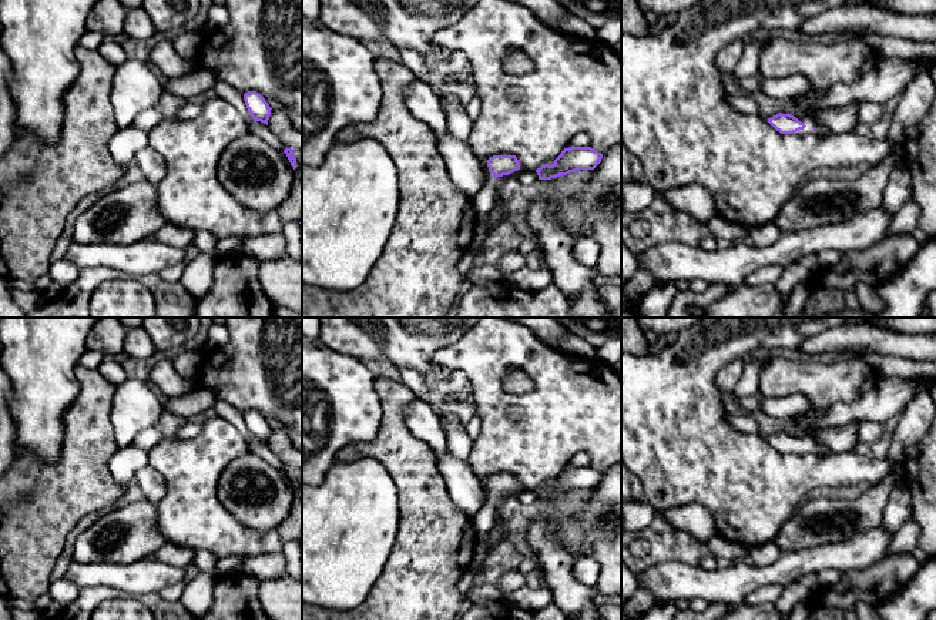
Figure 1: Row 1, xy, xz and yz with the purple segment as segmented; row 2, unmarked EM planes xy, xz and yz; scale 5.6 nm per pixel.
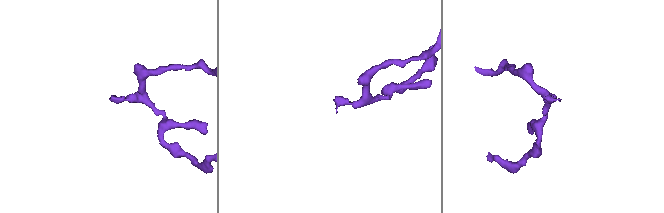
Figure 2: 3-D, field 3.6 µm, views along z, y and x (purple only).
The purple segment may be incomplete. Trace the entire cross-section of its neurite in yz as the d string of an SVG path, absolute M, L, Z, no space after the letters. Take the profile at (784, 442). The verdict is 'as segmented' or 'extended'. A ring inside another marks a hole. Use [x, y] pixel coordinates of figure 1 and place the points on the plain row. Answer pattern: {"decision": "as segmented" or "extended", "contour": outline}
{"decision": "extended", "contour": "M782 430L776 435L768 438L768 442L781 453L818 453L818 455L831 455L832 450L818 442L816 439L806 436L806 438L796 438L791 435L788 430Z"}

